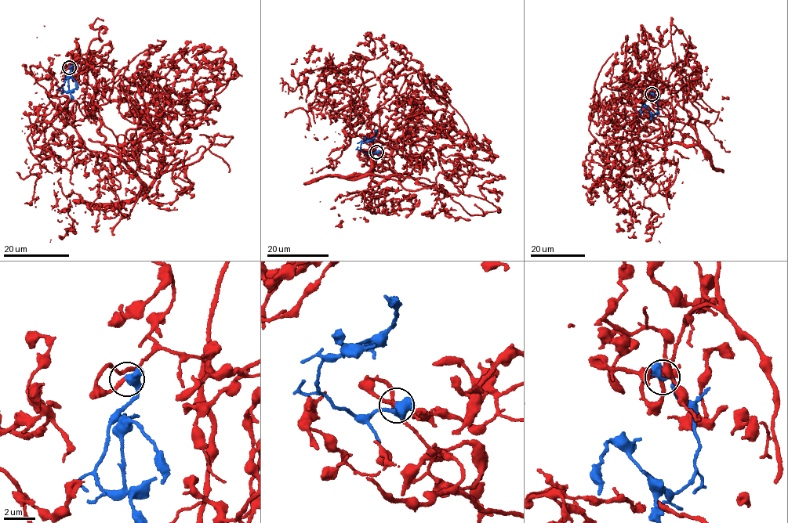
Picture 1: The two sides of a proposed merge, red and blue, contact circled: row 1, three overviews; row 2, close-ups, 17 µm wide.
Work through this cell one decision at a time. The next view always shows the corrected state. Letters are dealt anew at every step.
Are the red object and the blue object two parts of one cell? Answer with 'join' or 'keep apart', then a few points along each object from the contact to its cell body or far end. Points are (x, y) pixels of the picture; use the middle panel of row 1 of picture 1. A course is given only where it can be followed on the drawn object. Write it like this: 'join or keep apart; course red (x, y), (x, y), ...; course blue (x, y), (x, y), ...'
join; course red (375, 151), (383, 171), (363, 151), (396, 110), (386, 45), (321, 75), (357, 92), (368, 127), (397, 102); course blue (375, 151), (368, 153), (360, 147), (362, 142), (375, 137), (375, 132), (373, 130)

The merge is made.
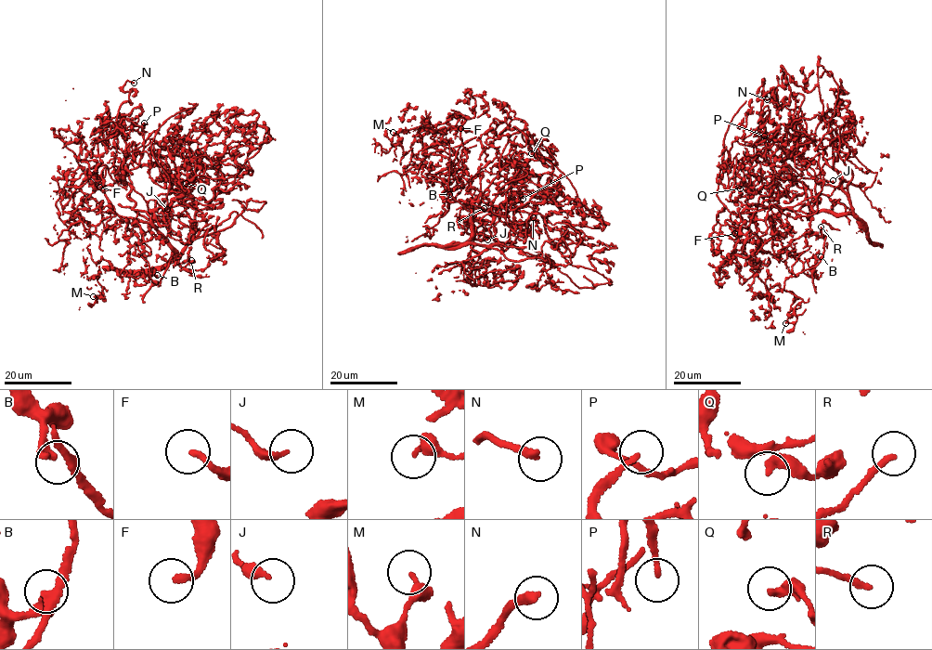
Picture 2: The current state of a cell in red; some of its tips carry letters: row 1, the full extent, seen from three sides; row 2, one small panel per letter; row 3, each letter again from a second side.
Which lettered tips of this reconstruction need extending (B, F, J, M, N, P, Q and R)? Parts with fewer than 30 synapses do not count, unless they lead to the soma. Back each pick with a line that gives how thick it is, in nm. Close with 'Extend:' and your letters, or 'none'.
F: Thickness 200 nm
J: Thickness 280 nm
N: Thickness 280 nm
P: Thickness 180 nm
Extend: F, J, N, P

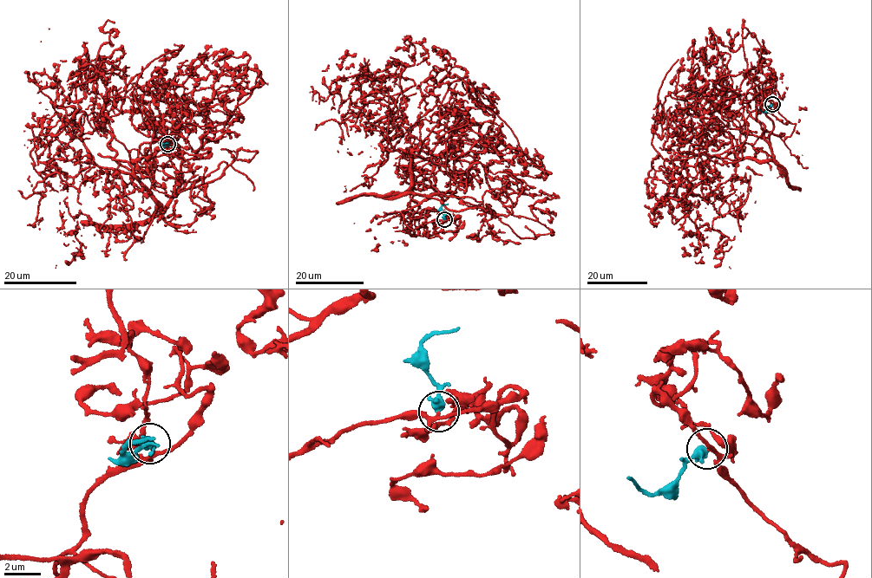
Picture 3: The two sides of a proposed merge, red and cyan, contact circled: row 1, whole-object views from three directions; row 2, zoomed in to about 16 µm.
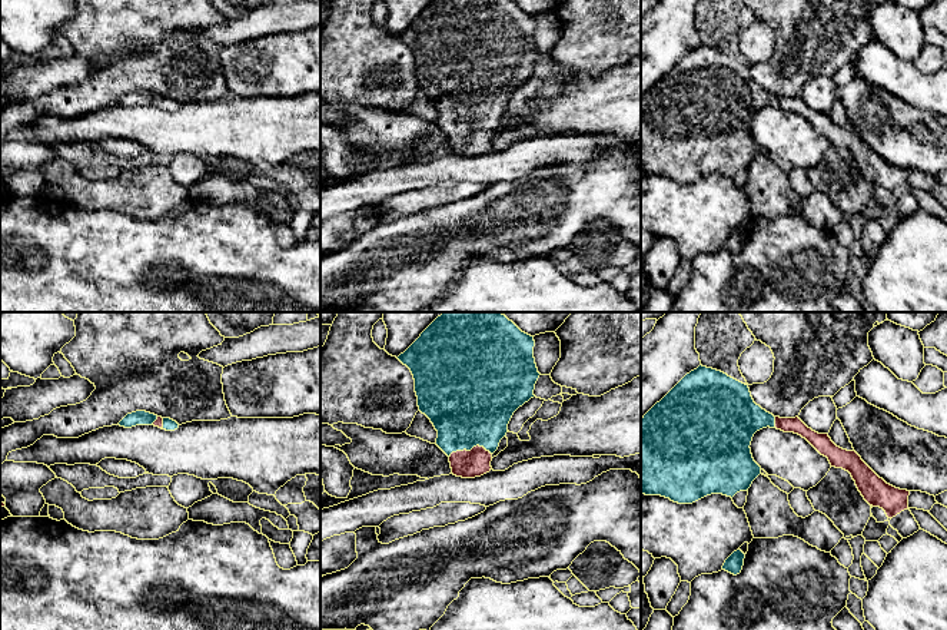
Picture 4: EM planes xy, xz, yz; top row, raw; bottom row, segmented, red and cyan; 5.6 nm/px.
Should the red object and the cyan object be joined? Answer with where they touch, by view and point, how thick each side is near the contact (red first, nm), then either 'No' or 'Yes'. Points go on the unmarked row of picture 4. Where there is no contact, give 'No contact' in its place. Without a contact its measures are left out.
Touches red at xz (471, 129). Thickness 160 nm (red) against 460 nm. Yes

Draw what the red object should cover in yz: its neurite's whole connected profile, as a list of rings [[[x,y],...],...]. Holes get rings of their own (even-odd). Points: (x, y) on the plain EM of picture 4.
[[[702,44],[687,53],[641,99],[641,173],[692,183],[711,173],[732,178],[748,170],[761,153],[750,125],[754,113],[767,106],[805,117],[831,146],[848,150],[864,179],[883,188],[888,198],[908,188],[910,170],[887,163],[855,130],[837,126],[828,113],[813,110],[798,96],[774,96],[754,82],[748,64]]]

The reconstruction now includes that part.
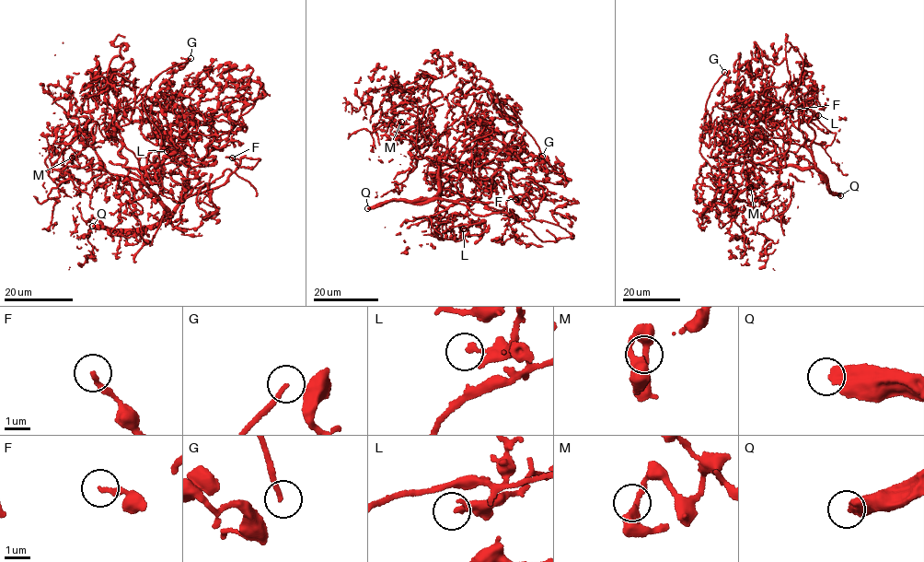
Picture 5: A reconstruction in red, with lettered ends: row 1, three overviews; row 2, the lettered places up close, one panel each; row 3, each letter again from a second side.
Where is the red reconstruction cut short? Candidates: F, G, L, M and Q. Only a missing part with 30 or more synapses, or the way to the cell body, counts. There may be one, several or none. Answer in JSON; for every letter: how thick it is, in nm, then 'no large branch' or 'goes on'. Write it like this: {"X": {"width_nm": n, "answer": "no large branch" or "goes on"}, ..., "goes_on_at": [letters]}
{"F": {"width_nm": 180, "answer": "no large branch"}, "G": {"width_nm": 130, "answer": "goes on"}, "L": {"width_nm": 190, "answer": "no large branch"}, "M": {"width_nm": 320, "answer": "no large branch"}, "Q": {"width_nm": 460, "answer": "goes on"}, "goes_on_at": ["G", "Q"]}

